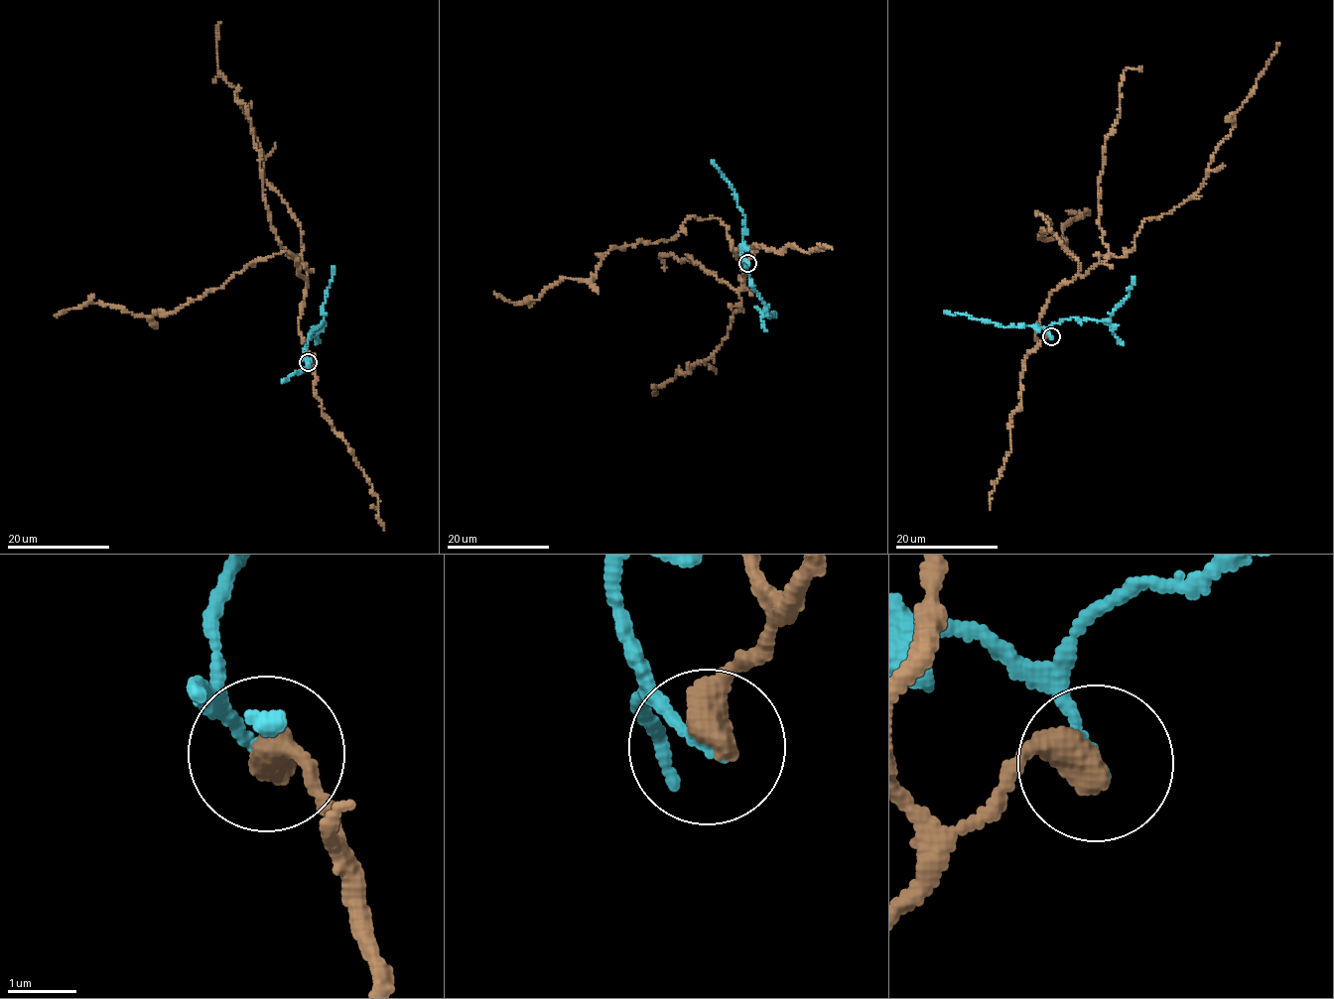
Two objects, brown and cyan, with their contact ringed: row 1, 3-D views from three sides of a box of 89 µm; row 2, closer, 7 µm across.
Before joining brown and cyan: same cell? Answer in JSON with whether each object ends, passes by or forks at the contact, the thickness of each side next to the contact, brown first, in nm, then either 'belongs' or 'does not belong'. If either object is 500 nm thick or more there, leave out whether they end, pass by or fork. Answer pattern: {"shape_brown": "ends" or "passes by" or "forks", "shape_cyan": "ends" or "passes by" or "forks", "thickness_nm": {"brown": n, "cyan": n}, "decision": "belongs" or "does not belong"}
{"thickness_nm": {"brown": 500, "cyan": 190}, "decision": "does not belong"}

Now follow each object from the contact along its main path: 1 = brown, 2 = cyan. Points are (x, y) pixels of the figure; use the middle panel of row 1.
1: (748, 263), (752, 245), (741, 266), (716, 217), (688, 216), (589, 280), (494, 292)
2: (748, 263), (743, 259), (751, 288), (771, 317), (775, 314)

